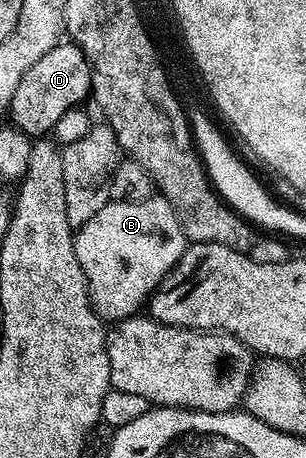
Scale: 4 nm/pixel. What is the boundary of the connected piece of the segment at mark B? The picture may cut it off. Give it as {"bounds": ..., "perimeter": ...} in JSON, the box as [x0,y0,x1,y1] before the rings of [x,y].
{"bounds":[73,195,188,323],"perimeter":[[[161,195],[143,201],[107,200],[100,211],[77,226],[73,236],[90,306],[106,323],[135,316],[161,283],[162,276],[180,260],[188,244],[174,208]]]}

